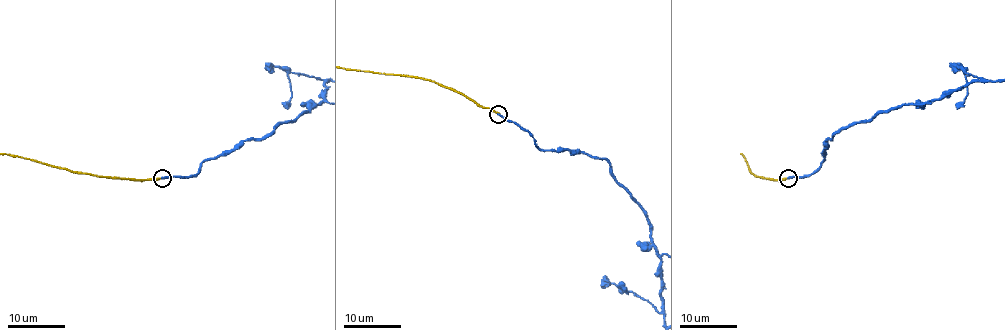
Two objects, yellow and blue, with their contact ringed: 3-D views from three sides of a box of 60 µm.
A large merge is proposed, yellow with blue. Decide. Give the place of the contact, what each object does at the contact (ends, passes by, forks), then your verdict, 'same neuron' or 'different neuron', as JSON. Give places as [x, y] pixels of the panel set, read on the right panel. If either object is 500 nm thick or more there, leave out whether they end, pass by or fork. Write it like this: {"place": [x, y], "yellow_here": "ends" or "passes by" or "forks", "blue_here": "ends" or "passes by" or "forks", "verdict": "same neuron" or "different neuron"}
{"place": [788, 178], "yellow_here": "ends", "blue_here": "ends", "verdict": "different neuron"}

